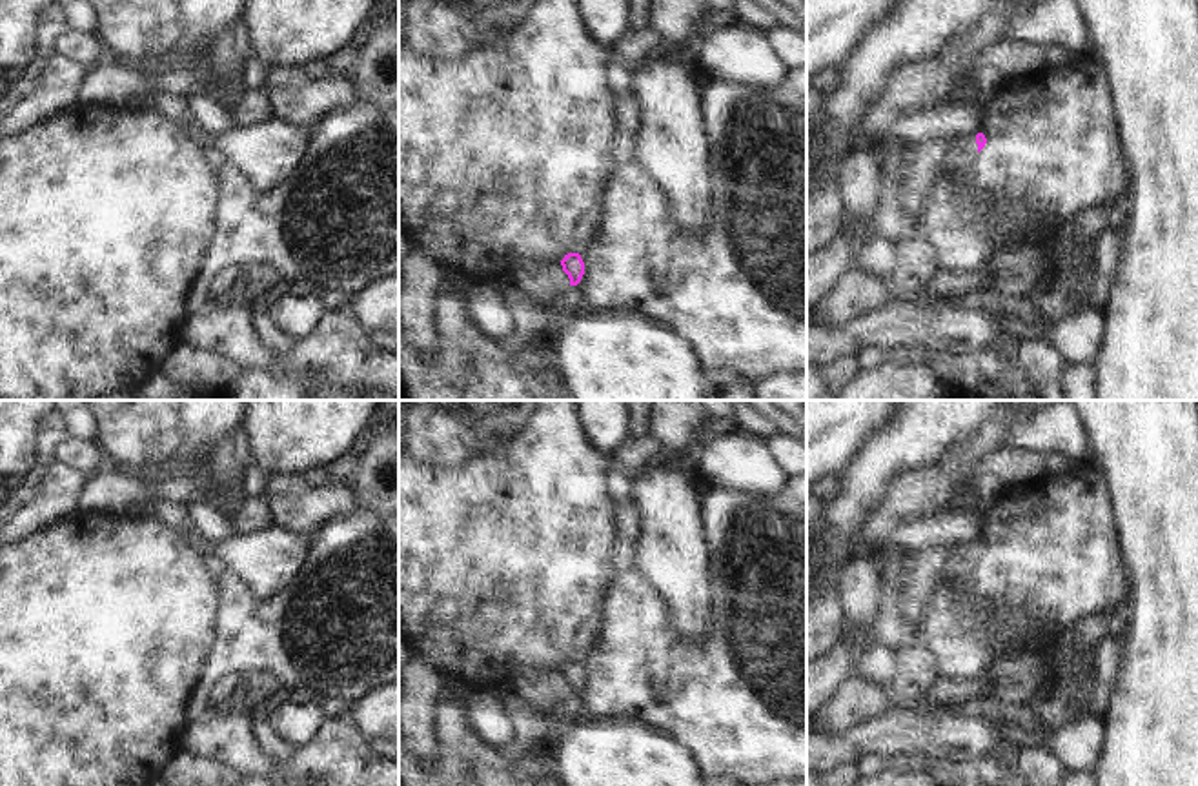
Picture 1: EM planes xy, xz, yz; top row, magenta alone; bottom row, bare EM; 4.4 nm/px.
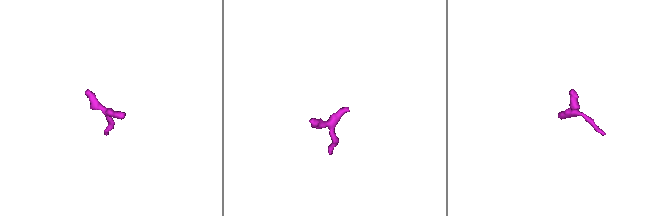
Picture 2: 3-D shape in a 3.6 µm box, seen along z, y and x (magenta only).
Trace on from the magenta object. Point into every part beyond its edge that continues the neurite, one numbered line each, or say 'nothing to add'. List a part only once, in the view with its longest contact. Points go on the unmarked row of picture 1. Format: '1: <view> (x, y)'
1: yz (965, 550)

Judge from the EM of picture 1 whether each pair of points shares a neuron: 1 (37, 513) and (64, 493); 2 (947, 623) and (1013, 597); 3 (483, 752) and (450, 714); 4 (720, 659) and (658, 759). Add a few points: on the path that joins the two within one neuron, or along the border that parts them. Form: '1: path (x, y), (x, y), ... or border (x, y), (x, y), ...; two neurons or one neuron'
1: path (44, 508), (57, 495); one neuron
2: path (964, 606), (974, 595), (996, 595); one neuron
3: path (472, 746), (450, 725); one neuron
4: border (632, 719), (661, 728), (698, 766); two neurons

